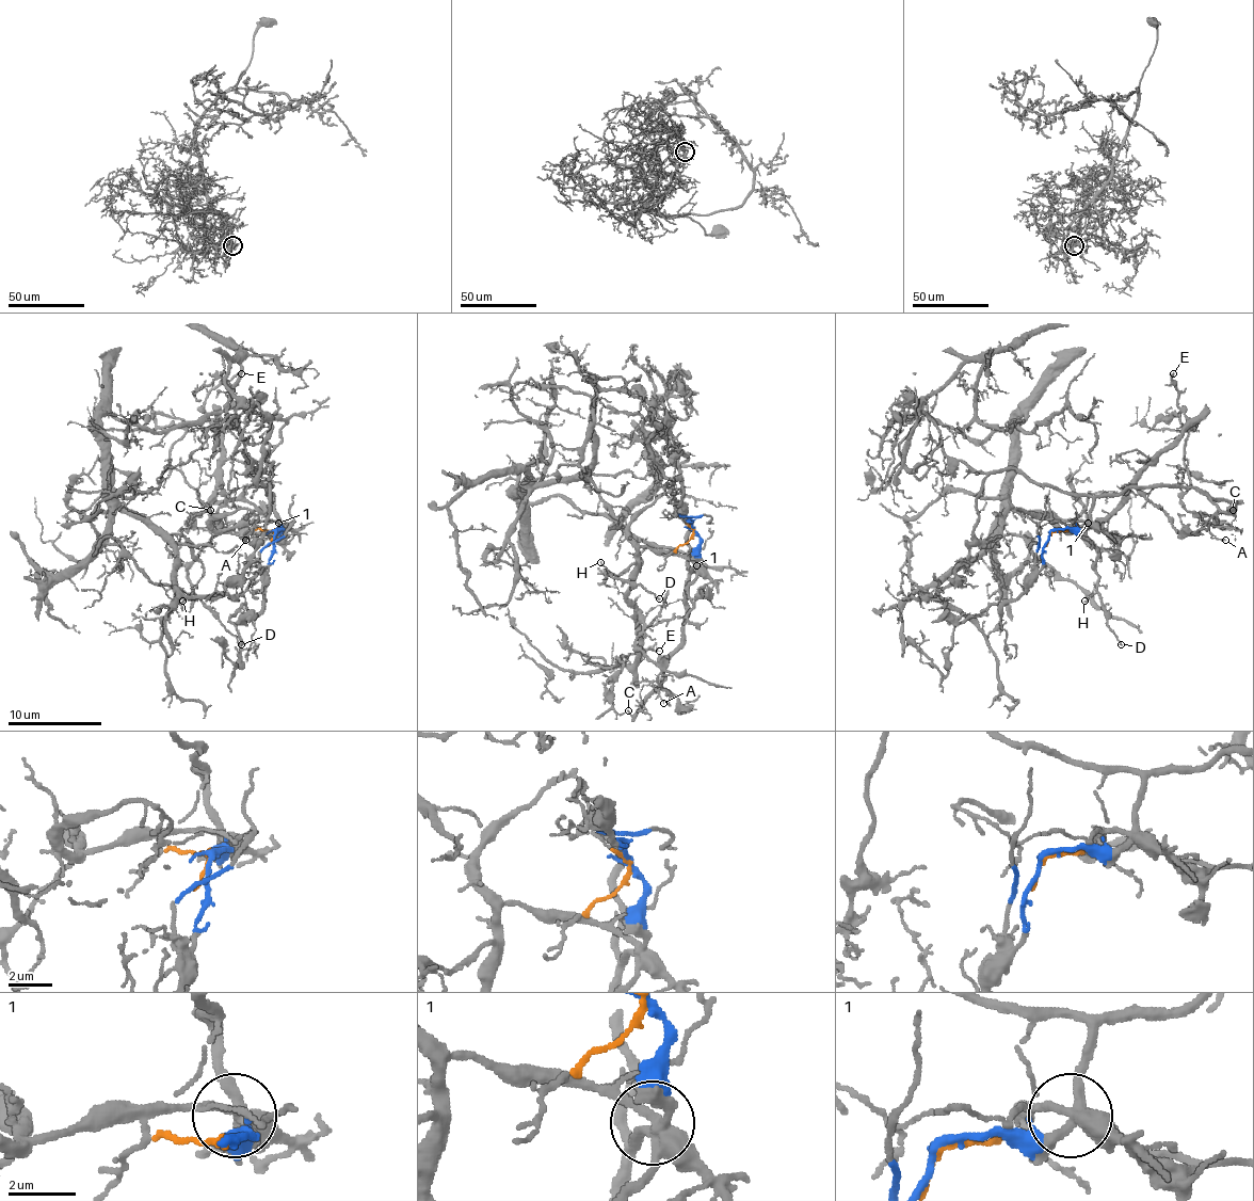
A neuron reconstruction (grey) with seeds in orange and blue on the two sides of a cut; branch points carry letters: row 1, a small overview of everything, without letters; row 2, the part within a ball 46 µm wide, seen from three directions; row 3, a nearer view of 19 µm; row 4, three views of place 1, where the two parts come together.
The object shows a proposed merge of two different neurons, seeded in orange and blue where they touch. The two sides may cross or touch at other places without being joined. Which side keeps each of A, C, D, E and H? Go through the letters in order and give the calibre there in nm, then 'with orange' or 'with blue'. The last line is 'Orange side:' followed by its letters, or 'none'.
A: calibre 90 nm; with blue
C: calibre 100 nm; with blue
D: calibre 110 nm; with orange
E: calibre 160 nm; with orange
H: calibre 90 nm; with orange
Orange side: D, E, H

